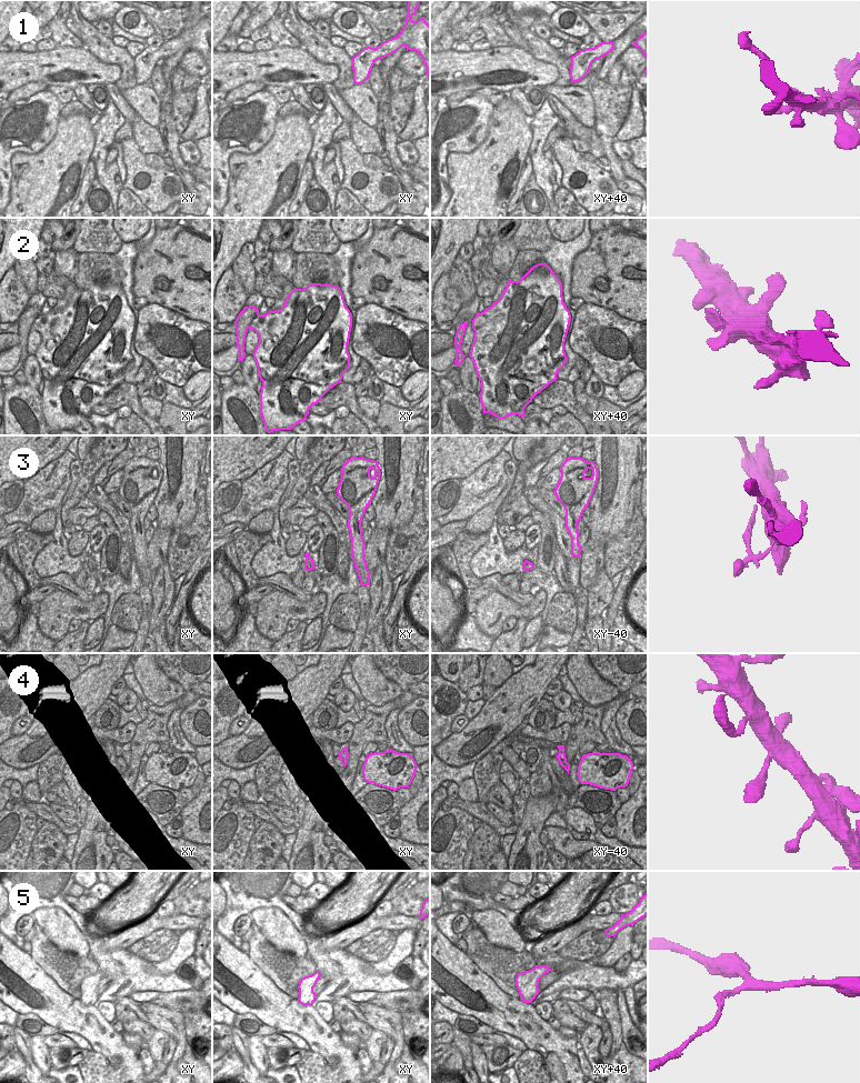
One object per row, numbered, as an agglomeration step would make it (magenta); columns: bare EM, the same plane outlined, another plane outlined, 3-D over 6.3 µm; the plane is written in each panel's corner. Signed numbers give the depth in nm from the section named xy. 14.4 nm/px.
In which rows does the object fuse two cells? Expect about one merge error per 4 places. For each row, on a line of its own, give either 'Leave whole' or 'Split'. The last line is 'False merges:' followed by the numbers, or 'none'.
1: Leave whole
2: Leave whole
3: Leave whole
4: Leave whole
5: Leave whole
False merges: none.

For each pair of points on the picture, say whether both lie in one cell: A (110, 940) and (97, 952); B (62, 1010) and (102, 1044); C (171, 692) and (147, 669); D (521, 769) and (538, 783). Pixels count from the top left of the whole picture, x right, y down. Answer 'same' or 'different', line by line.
A: different
B: same
C: same
D: different

